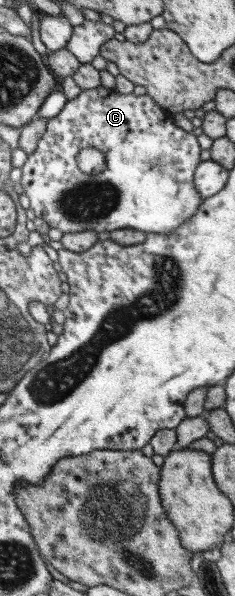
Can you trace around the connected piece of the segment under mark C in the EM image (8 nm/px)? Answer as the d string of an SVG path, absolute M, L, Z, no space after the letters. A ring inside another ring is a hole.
M100 85L93 89L81 90L80 94L75 98L66 101L64 108L54 117L48 119L46 133L40 138L34 152L28 156L23 164L22 177L19 182L24 188L24 194L30 200L30 208L38 218L42 218L46 224L52 228L58 228L63 233L66 232L82 232L83 230L92 230L99 232L112 232L114 230L128 228L142 231L145 233L156 232L156 234L166 234L175 228L178 224L182 224L188 220L201 206L204 198L199 196L194 186L195 168L200 164L200 145L197 137L192 133L184 132L184 130L175 126L173 115L165 111L148 93L136 96L133 93L121 94L115 89L104 88ZM83 148L96 148L104 154L106 168L98 174L86 174L80 170L77 165L77 156Z

